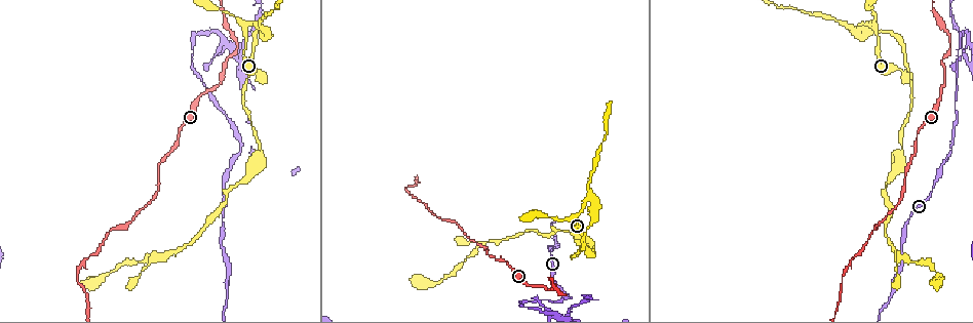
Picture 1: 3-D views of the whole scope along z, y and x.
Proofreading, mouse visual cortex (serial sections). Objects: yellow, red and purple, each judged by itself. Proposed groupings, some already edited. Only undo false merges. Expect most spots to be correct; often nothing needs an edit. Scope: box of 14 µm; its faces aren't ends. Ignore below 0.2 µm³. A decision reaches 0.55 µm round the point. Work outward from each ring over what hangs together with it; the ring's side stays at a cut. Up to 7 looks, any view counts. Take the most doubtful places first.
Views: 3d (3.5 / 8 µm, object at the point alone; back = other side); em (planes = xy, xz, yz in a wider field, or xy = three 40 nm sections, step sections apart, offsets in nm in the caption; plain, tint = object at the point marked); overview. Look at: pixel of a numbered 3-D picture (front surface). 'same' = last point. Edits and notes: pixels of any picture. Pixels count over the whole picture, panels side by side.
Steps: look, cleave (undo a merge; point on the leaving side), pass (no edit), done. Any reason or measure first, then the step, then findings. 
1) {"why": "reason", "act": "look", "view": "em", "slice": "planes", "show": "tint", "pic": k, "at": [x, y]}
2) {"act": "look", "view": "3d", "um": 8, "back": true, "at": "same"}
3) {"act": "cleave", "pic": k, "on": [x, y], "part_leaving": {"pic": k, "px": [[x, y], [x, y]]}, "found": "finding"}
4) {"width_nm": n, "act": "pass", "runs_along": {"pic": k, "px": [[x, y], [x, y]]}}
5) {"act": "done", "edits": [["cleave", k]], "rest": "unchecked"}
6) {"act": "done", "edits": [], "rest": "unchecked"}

{"why": "three arms meet", "act": "look", "view": "3d", "um": 8, "back": true, "pic": 1, "at": [262, 27]}

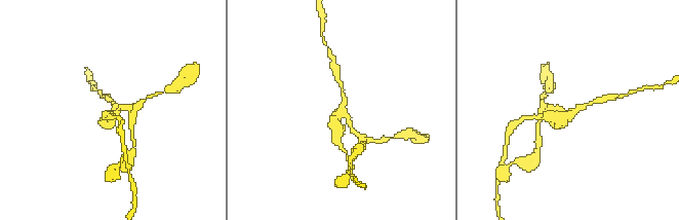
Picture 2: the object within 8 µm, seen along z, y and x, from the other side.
{"arms": 3, "arm_widths_nm": [150, 200, 350], "why": "need the tissue", "act": "look", "view": "em", "slice": "xy", "step": 3, "show": "tint", "pic": 2, "at": [341, 114]}

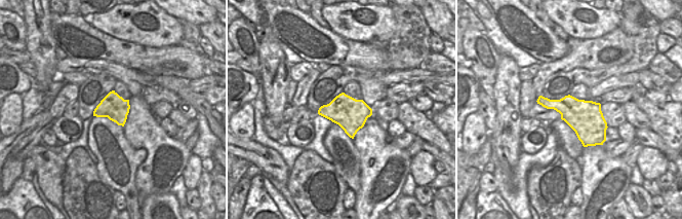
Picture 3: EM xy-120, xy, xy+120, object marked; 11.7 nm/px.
{"width_nm": 380, "act": "pass", "found": "continuous, no second cell"}

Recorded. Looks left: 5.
{"why": "sharp bend", "act": "look", "view": "3d", "um": 8, "back": true, "pic": 1, "at": [521, 307]}

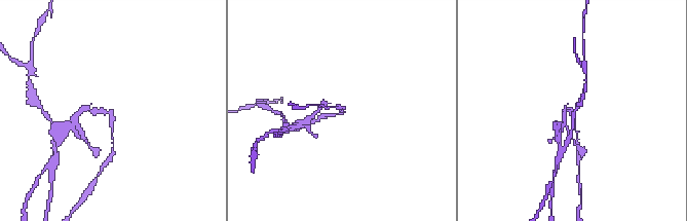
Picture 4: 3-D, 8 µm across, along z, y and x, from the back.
{"arm_widths_nm": [100, 150], "why": "need the tissue", "act": "look", "view": "em", "slice": "xy", "step": 3, "show": "tint", "pic": 4, "at": [342, 113]}

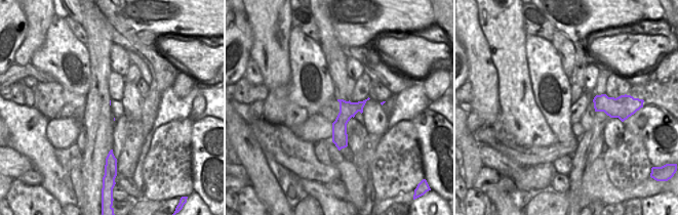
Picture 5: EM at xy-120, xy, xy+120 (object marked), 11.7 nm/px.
{"act": "cleave", "pic": 4, "on": [84, 108], "part_leaving": {"pic": 4, "px": [[107, 113], [85, 109], [72, 123]]}, "found": "two cells meet here"}

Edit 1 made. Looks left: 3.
{"why": "narrows sharply", "act": "look", "view": "3d", "um": 3.5, "back": true, "pic": 1, "at": [235, 41]}

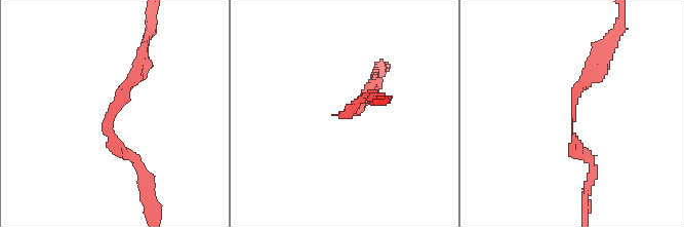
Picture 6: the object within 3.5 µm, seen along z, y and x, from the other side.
{"why": "need the tissue", "act": "look", "view": "em", "slice": "planes", "show": "tint", "pic": 6, "at": [112, 116]}

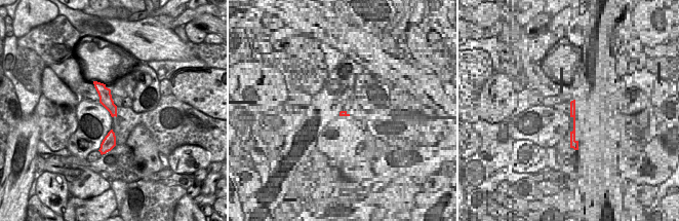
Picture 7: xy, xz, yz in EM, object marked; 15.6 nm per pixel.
{"act": "pass", "found": "all the same cell"}

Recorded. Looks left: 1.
{"act": "done", "edits": [["cleave", 4]], "rest": "unchecked"}

